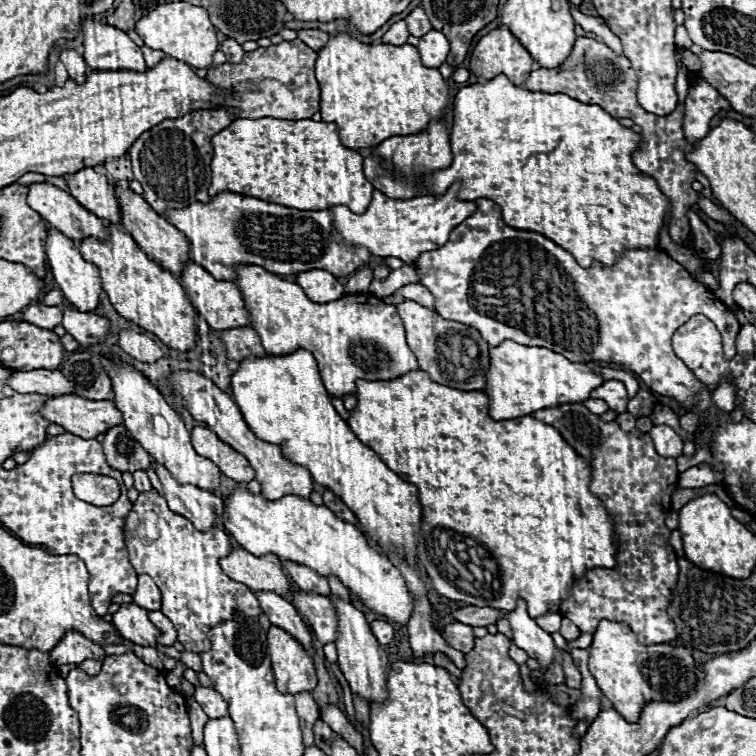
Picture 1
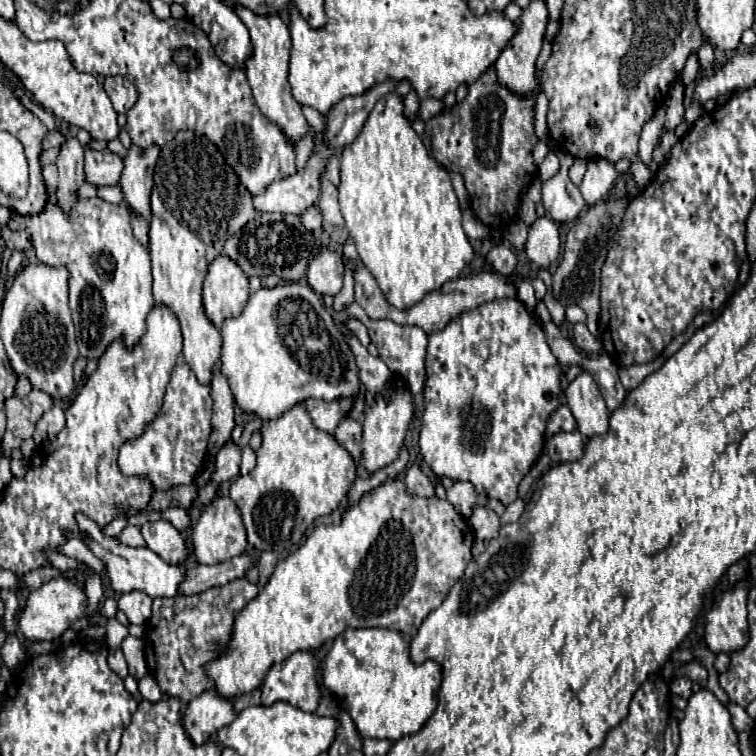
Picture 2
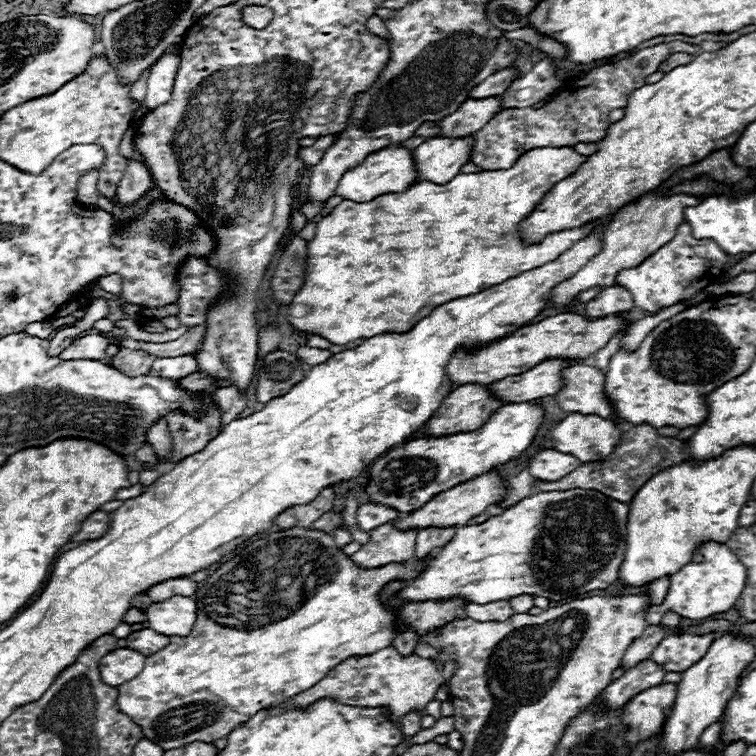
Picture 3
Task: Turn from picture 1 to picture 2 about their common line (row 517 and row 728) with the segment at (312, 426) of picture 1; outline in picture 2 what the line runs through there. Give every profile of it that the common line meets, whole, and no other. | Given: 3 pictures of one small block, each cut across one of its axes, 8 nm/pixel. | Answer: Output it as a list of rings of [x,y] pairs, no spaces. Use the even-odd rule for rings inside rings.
[[[348,628],[334,640],[322,664],[324,686],[332,694],[340,696],[342,708],[348,710],[360,736],[392,740],[392,742],[400,740],[402,736],[416,734],[426,724],[426,720],[436,710],[440,678],[442,674],[436,662],[426,660],[422,666],[414,666],[408,656],[408,642],[396,630],[386,630],[386,628]]]

